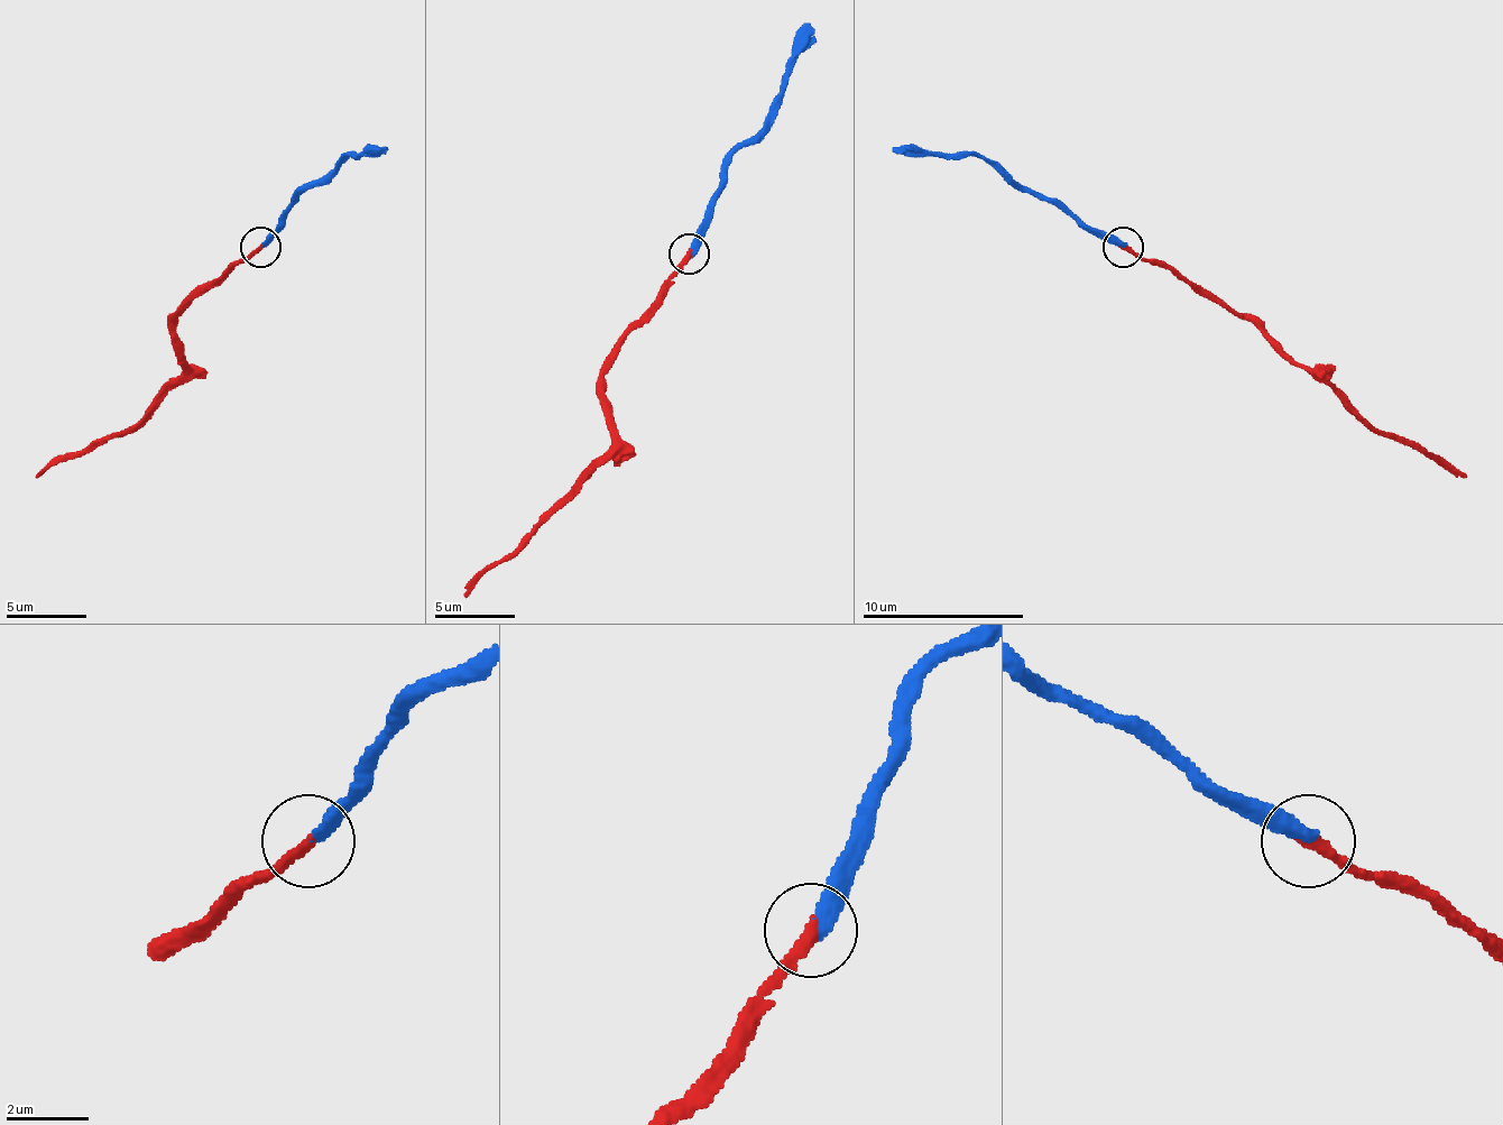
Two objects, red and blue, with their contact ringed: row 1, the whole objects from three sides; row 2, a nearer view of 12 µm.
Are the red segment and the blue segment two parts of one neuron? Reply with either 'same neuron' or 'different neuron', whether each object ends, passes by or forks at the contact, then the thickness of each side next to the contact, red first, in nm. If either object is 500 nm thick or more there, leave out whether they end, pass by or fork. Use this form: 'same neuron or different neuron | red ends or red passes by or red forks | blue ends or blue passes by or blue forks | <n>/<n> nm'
same neuron | red ends | blue ends | 280/360 nm

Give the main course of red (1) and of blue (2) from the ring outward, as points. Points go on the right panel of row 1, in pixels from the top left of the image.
1: (1122, 248), (1170, 264), (1207, 296), (1243, 316), (1292, 357), (1320, 372), (1376, 430), (1437, 454), (1466, 478)
2: (1122, 248), (1029, 195), (973, 155), (892, 150)

